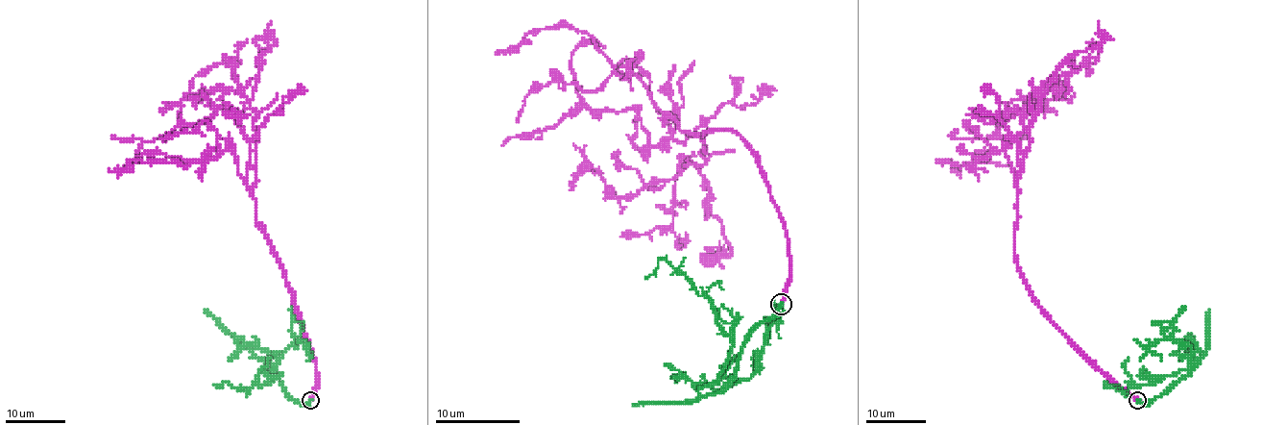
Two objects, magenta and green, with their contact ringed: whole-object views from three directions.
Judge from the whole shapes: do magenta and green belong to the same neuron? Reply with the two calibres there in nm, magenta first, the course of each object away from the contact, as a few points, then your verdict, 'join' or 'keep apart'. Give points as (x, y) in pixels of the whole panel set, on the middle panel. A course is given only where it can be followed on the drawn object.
calibres 320 and 280 nm; course magenta (781, 304), (789, 238), (765, 177), (734, 131), (654, 145), (632, 110), (582, 107), (501, 145); course green (781, 304), (742, 349), (734, 376), (702, 395), (719, 378), (732, 338), (713, 304), (665, 260), (645, 279); join

